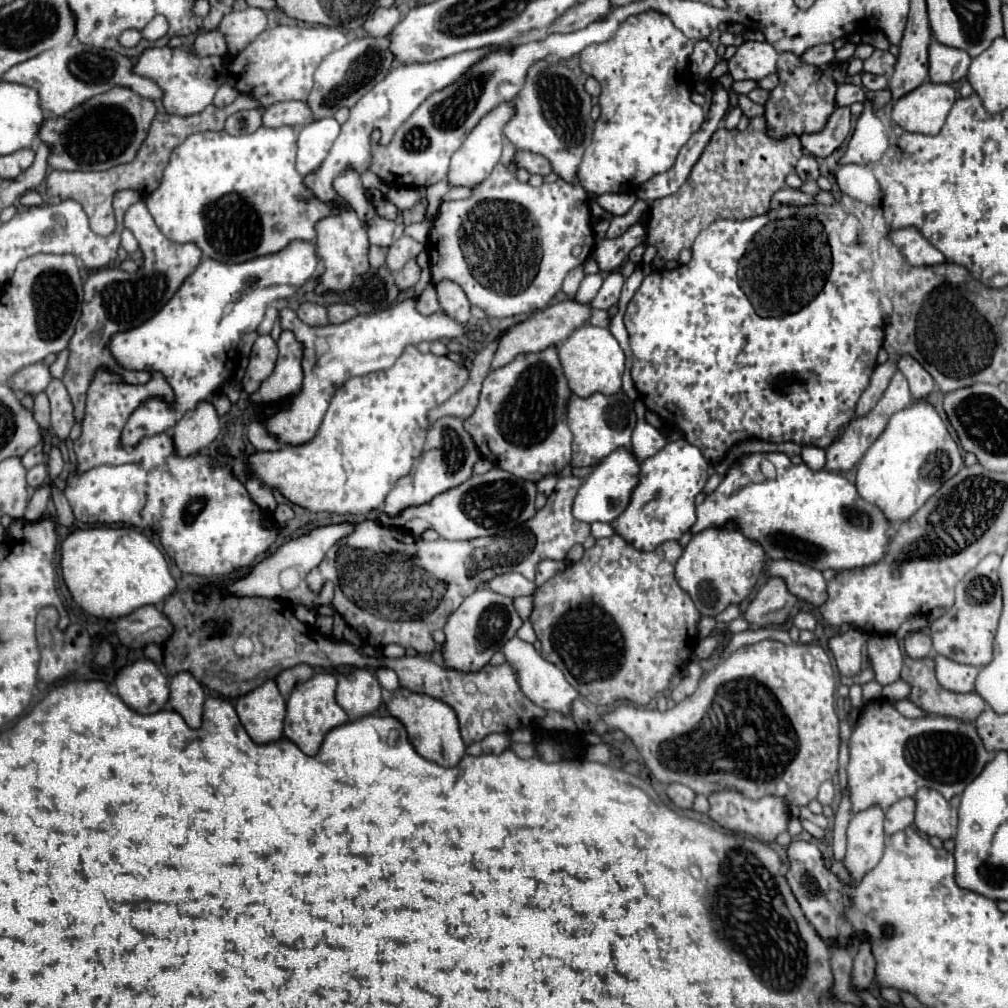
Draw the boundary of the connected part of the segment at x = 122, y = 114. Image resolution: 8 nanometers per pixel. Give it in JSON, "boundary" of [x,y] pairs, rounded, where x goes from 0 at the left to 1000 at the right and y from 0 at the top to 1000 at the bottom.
{"boundary":[[[114,85],[104,93],[96,93],[78,107],[59,117],[47,117],[41,123],[39,137],[51,145],[49,163],[55,169],[92,169],[102,171],[134,157],[142,143],[156,107],[150,99],[136,95],[128,87]]]}

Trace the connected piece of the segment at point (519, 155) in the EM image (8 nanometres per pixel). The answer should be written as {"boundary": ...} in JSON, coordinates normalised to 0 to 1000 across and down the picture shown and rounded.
{"boundary":[[[513,149],[511,151],[511,159],[517,167],[525,169],[527,173],[537,173],[537,175],[543,175],[547,173],[547,161],[541,157],[541,155],[535,155],[535,153],[527,153],[527,151],[517,151]]]}

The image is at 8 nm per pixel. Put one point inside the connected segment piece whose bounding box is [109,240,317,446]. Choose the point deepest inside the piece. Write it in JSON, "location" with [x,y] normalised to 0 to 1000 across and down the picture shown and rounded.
{"location":[172,339]}

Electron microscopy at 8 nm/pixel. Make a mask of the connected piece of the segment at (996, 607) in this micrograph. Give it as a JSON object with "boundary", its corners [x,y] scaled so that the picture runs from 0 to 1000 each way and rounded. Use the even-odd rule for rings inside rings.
{"boundary":[[[991,550],[975,554],[947,583],[947,599],[922,621],[926,633],[926,645],[945,657],[975,663],[985,653],[985,635],[989,617],[993,611],[993,581],[989,563],[993,560]]]}

